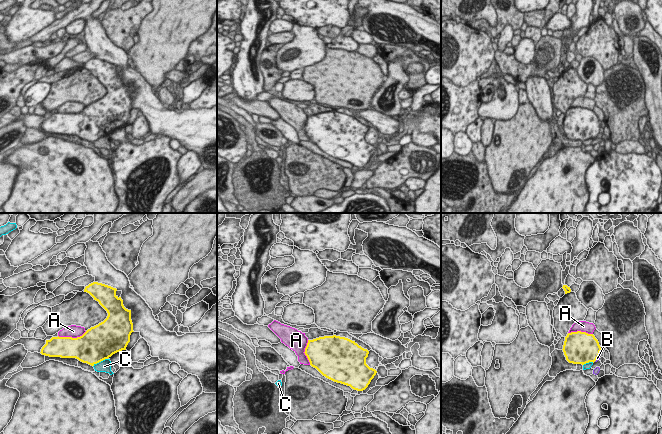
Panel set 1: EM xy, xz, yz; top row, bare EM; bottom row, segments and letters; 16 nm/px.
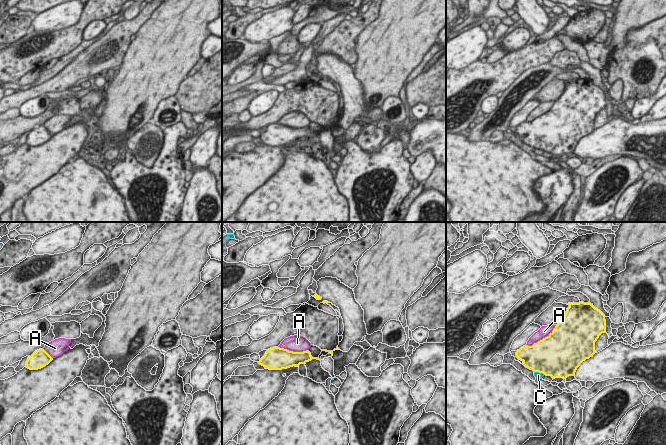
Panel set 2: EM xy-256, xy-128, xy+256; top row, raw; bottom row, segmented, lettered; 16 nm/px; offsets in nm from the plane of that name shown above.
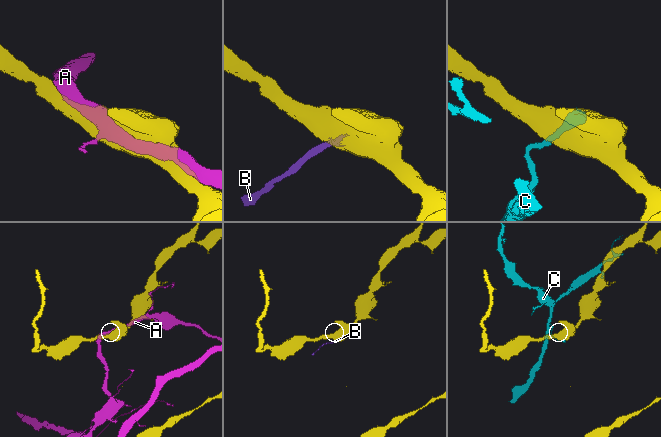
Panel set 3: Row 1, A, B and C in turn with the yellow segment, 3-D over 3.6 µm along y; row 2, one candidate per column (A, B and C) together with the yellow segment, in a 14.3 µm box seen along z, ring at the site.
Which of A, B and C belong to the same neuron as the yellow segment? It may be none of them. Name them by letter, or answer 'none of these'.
B

